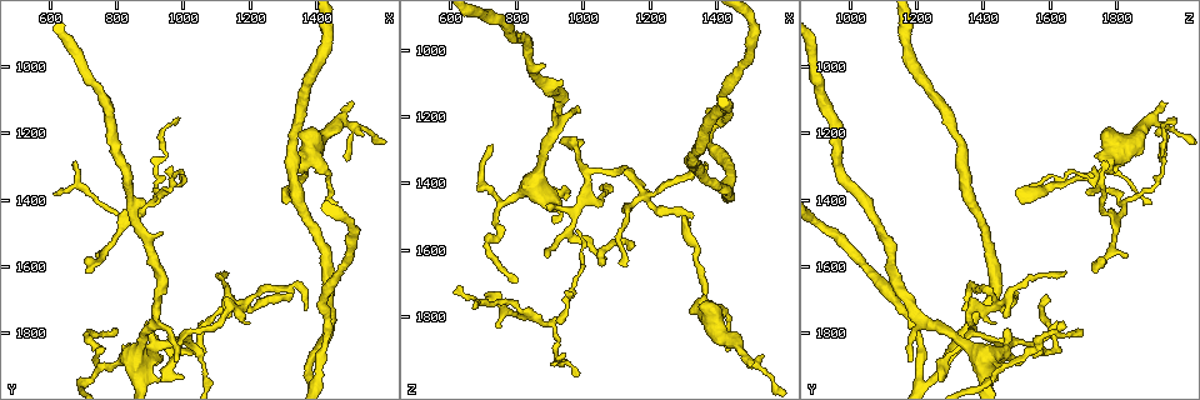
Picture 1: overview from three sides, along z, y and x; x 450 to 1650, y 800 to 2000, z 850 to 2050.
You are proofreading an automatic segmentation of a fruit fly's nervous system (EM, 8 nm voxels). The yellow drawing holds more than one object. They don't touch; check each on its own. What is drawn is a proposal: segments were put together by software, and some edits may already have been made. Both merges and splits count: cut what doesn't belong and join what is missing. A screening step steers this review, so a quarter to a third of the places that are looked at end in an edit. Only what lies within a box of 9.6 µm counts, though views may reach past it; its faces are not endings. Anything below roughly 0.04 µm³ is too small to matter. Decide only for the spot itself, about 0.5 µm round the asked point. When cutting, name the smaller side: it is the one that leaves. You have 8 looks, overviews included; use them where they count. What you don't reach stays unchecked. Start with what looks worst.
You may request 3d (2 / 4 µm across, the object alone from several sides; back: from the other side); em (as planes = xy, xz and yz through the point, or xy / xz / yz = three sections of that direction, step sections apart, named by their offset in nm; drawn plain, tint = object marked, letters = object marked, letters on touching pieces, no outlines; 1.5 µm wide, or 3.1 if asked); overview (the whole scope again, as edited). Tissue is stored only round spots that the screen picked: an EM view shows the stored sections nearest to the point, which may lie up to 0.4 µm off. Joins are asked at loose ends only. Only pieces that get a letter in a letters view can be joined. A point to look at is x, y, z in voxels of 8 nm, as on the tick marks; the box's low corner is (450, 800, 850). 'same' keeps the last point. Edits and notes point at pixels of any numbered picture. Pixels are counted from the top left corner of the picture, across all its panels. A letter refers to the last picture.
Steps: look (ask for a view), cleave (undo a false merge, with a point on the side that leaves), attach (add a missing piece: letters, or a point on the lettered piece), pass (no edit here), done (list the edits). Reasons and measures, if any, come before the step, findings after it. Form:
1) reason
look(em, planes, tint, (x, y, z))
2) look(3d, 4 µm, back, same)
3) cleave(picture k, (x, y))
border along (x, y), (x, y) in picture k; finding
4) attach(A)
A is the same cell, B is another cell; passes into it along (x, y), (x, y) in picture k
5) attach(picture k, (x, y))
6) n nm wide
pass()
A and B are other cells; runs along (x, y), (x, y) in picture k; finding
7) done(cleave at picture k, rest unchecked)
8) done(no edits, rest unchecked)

branch stops here
look(3d, 2 µm, (1300, 1390, 1500))

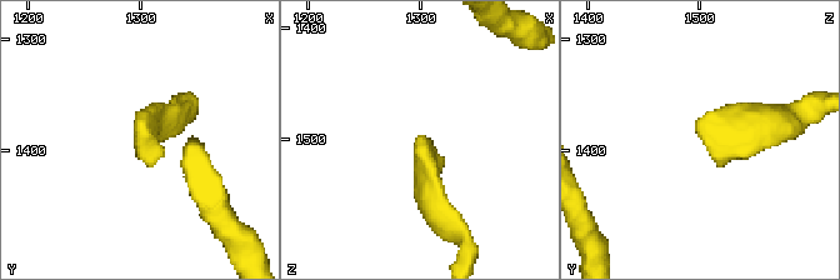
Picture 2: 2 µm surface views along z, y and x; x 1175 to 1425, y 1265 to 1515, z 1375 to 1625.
look(em, yz, step 8, letters, (1300, 1390, 1500))

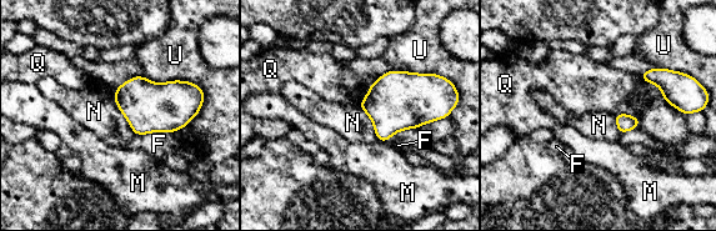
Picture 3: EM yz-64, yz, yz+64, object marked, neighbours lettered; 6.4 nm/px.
cut it another way
look(em, xy, step 4, letters, same)

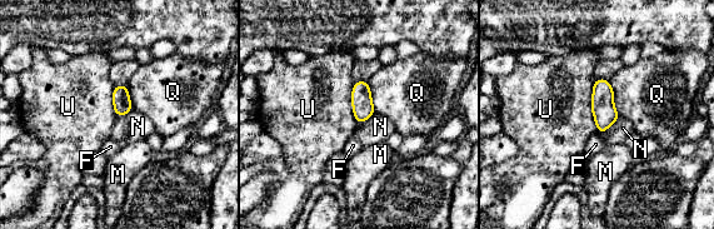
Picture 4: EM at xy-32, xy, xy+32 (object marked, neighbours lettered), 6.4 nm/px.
pass()
F, M, N, Q and U are other cells; no lettered piece goes on from it

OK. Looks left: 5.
look(3d, 4 µm, (980, 1160, 1990))

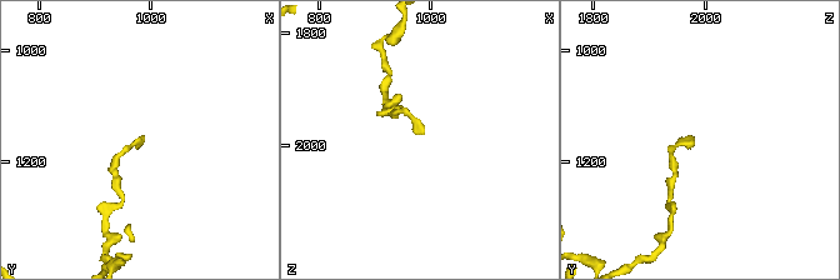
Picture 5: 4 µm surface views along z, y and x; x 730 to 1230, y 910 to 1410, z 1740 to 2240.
shape alone is not enough
look(em, yz, step 8, letters, (980, 1155, 1980))

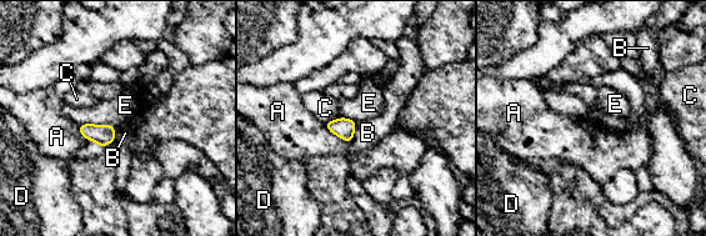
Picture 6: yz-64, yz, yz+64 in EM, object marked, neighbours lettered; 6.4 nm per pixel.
130 nm wide
pass()
A, B, C, D and E are other cells; border along (79, 124), (111, 124), (115, 126) in picture 6; no lettered piece goes on from it

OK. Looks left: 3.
free end
look(em, xz, step 8, letters, (1510, 1110, 1950))

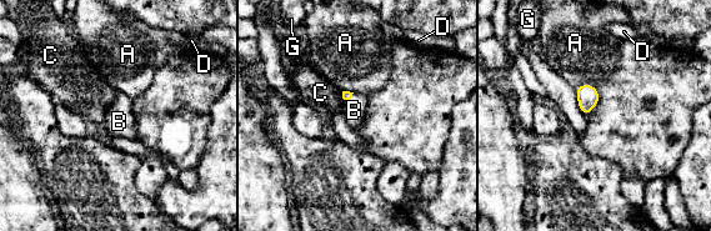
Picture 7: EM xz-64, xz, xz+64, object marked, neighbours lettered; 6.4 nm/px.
cut it another way
look(em, xy, step 8, letters, same)

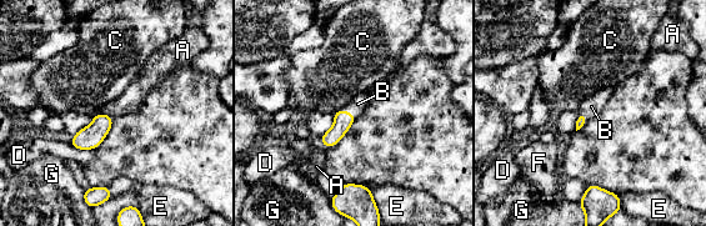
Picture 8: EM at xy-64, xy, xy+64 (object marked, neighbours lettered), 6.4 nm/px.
D touches over 160 nm
attach(B)
B is the same cell, A, C, D, E, F and G are other cells; the neuron continues

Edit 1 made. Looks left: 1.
done(attach at picture 8, rest unchecked)

